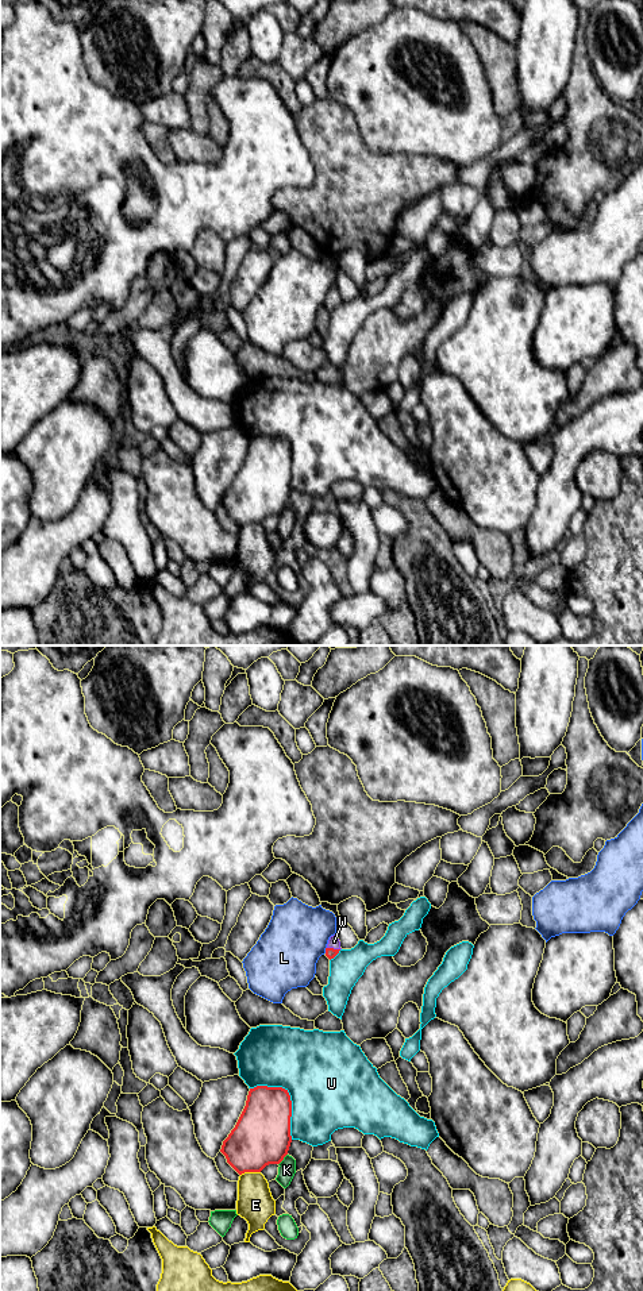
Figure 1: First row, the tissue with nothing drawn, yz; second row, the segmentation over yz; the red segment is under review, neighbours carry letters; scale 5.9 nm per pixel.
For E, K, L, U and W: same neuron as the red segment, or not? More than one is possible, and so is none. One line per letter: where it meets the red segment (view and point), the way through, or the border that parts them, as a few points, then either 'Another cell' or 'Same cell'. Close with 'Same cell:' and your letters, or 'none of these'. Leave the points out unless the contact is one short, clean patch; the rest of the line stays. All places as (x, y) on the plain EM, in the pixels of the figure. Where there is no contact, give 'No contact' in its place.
E: Touches red at yz (250, 523). Another cell
K: Touches red at yz (283, 511). Another cell
L: Touches red at yz (326, 301). Another cell
U: Touches red at yz (289, 449). Another cell
W: Touches red at yz (332, 300). Path across: yz (330, 304), (332, 300), (334, 293). Same cell
Same cell: W

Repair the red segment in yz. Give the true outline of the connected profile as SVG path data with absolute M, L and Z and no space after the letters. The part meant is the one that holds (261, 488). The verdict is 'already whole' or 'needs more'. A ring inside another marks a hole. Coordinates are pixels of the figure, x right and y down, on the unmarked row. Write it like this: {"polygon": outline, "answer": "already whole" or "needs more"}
{"polygon": "M267 438L250 440L246 458L220 504L239 527L280 516L292 494L290 469L288 442Z", "answer": "already whole"}

